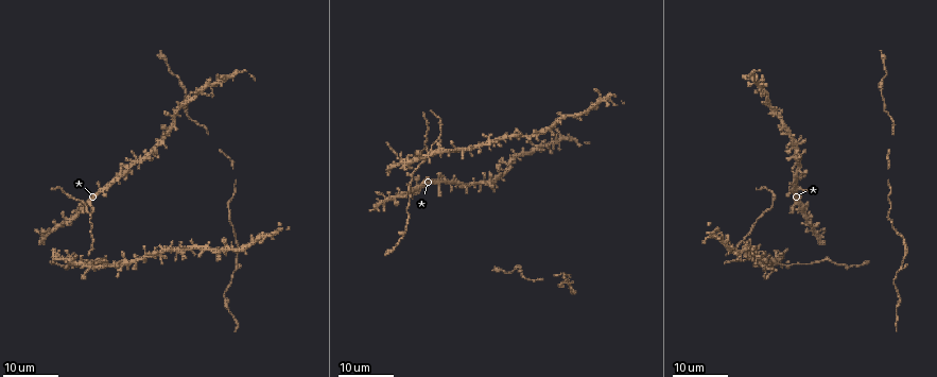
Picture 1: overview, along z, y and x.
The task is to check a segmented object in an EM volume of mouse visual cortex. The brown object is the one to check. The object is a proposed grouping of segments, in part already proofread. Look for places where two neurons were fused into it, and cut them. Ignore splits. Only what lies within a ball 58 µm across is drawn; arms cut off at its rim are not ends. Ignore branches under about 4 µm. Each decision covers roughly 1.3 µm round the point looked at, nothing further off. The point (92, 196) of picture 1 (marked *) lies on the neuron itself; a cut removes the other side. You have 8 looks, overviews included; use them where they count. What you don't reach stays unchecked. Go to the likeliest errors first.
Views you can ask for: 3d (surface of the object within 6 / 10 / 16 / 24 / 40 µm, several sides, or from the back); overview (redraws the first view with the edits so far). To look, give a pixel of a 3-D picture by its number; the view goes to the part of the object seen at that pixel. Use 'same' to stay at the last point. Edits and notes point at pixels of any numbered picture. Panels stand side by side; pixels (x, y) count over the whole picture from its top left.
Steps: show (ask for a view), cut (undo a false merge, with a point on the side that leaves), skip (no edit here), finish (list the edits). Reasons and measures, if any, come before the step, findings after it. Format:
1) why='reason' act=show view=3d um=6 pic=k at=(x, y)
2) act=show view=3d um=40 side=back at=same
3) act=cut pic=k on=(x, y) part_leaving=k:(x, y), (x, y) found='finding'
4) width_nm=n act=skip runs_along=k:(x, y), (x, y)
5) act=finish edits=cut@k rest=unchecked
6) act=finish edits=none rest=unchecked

act=show view=3d um=16 pic=1 at=(776, 264)

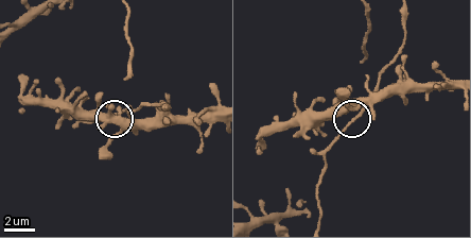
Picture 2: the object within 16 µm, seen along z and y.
act=show view=3d um=6 pic=2 at=(350, 121)

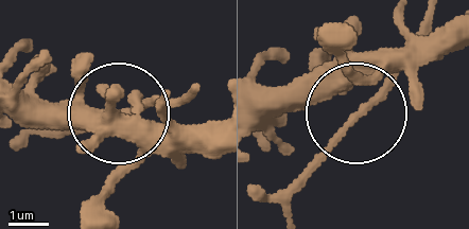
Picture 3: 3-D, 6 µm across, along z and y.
act=show view=3d um=6 side=back pic=3 at=(362, 110)

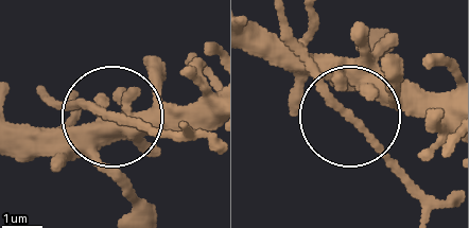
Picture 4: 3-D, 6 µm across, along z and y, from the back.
act=skip found='continuous, no second neuron'

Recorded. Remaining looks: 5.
why='three-way junction' act=show view=3d um=16 pic=1 at=(436, 143)

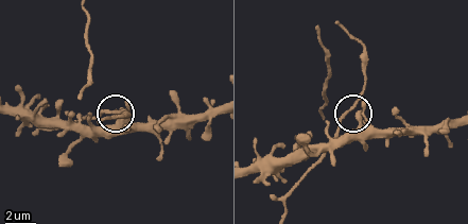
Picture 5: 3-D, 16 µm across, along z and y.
act=show view=3d um=10 pic=5 at=(355, 104)

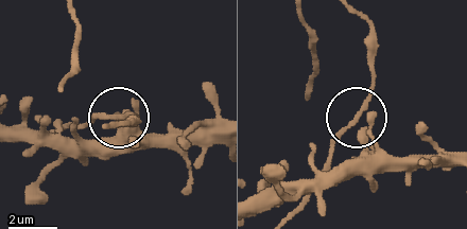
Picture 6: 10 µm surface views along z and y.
arms=3 act=skip found='one neuron here'

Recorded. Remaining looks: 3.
why='two arms in line, one across' act=show view=3d um=24 pic=1 at=(800, 143)

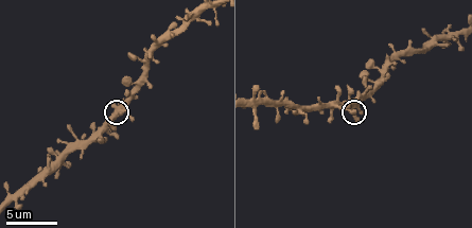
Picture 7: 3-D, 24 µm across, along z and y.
act=show view=3d um=6 at=same

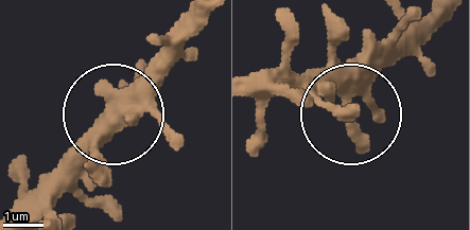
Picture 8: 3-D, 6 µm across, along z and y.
side_arm_um=29 act=skip runs_along=8:(17, 208), (186, 39) found='all the same neuron'

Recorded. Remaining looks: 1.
act=finish edits=none rest=unchecked

